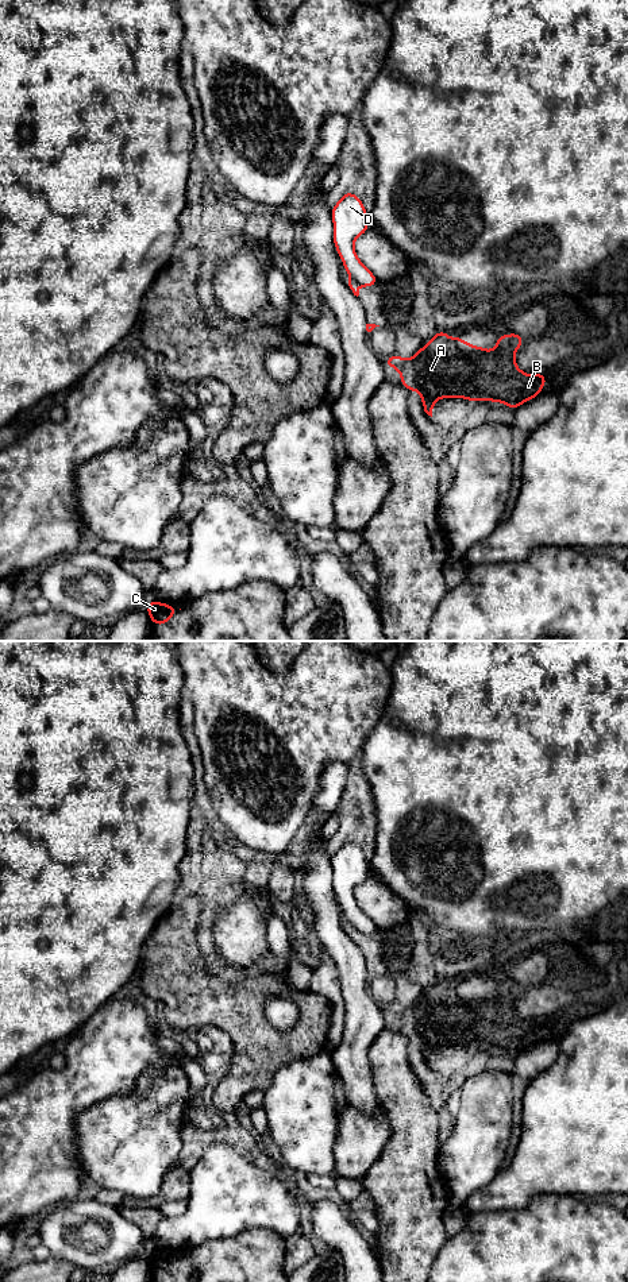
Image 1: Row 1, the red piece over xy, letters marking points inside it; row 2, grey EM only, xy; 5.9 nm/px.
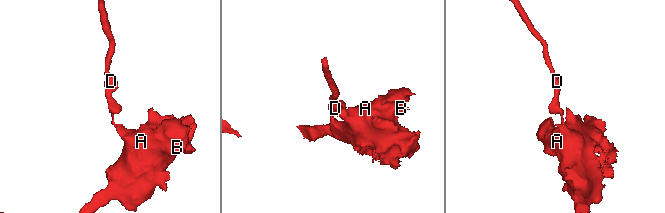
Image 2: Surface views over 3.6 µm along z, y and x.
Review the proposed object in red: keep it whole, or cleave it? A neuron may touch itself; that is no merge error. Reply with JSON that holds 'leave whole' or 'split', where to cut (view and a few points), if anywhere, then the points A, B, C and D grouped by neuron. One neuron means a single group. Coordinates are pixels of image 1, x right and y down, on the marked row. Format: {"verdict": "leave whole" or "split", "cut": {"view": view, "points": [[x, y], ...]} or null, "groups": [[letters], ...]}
{"verdict": "split", "cut": {"view": "xy", "points": [[351, 278], [359, 284]]}, "groups": [["A", "B", "C"], ["D"]]}

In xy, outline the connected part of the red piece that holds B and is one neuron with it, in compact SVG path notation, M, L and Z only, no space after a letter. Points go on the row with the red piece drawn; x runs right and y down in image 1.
M448 329L436 332L429 343L423 345L411 359L396 354L385 359L388 367L393 367L401 374L398 383L421 395L423 409L428 416L432 417L435 401L440 398L502 402L511 409L517 409L524 402L540 395L547 378L542 372L528 375L515 362L515 352L524 340L520 335L513 332L498 336L497 345L488 351L471 345L458 336L448 340L447 333Z

